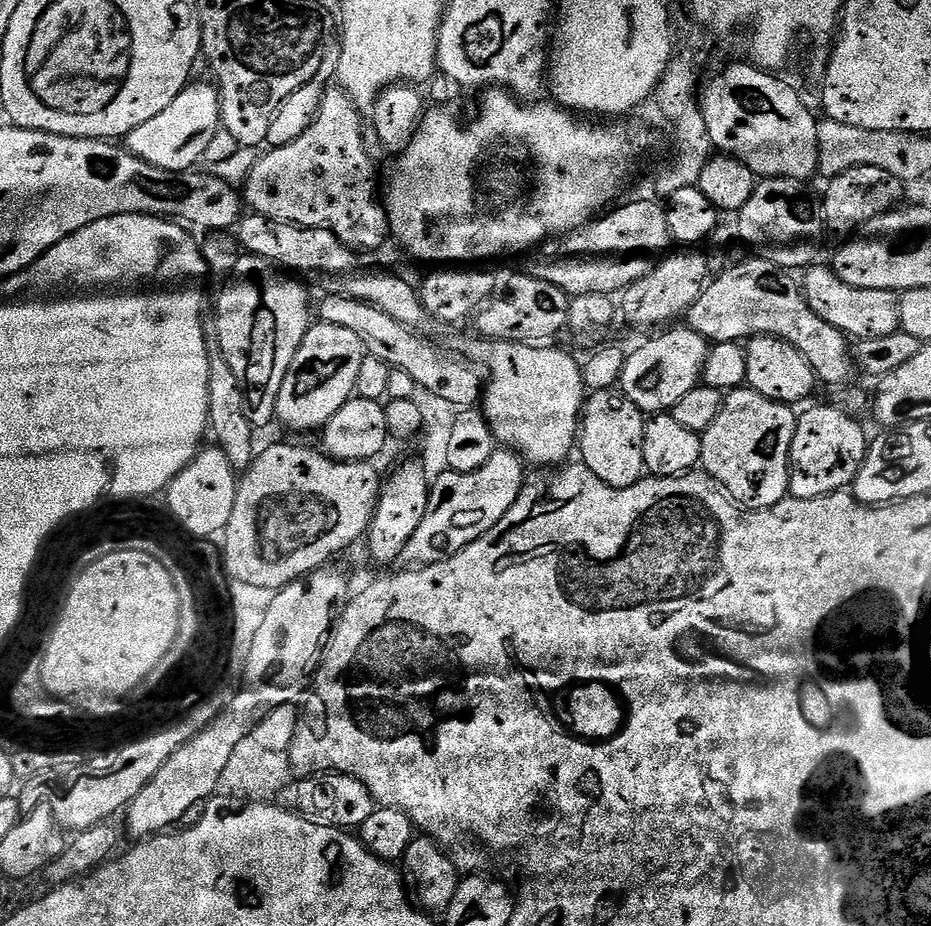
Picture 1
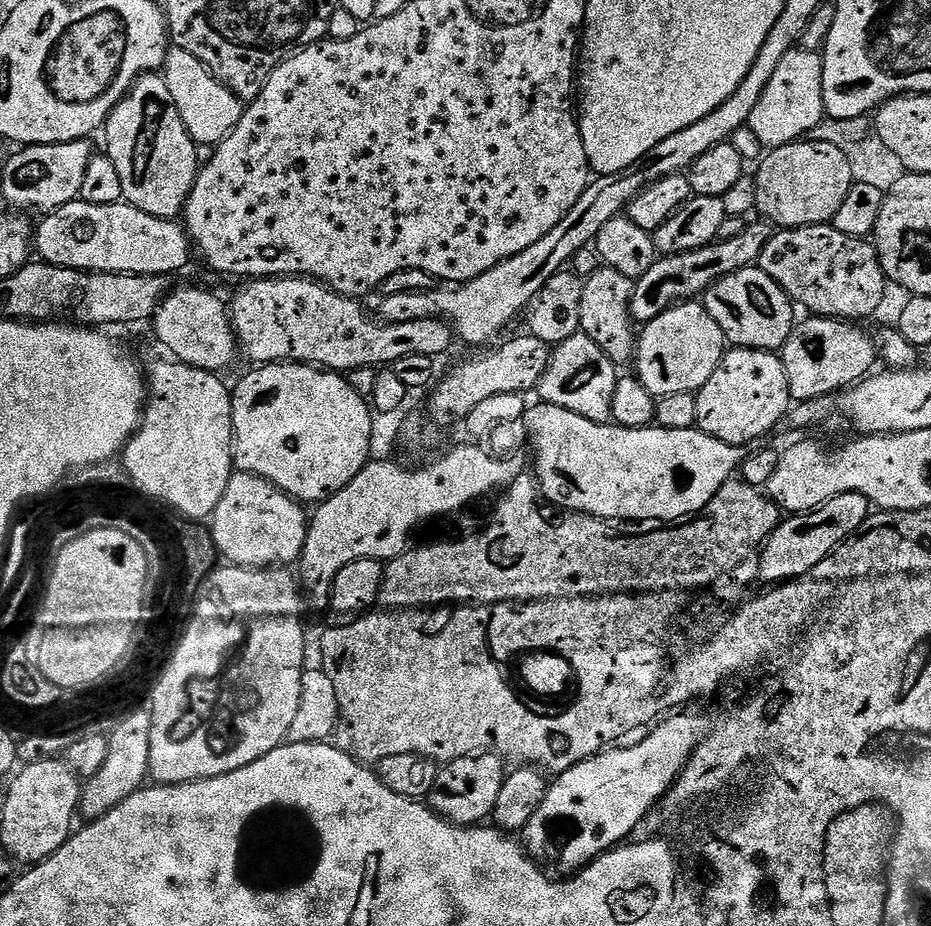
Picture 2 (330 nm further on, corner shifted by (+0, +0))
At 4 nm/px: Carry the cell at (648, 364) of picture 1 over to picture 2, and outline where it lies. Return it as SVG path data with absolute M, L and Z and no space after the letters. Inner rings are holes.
M605 266L584 280L582 290L581 333L589 336L617 366L631 365L636 355L638 328L632 319L633 283L632 278Z

